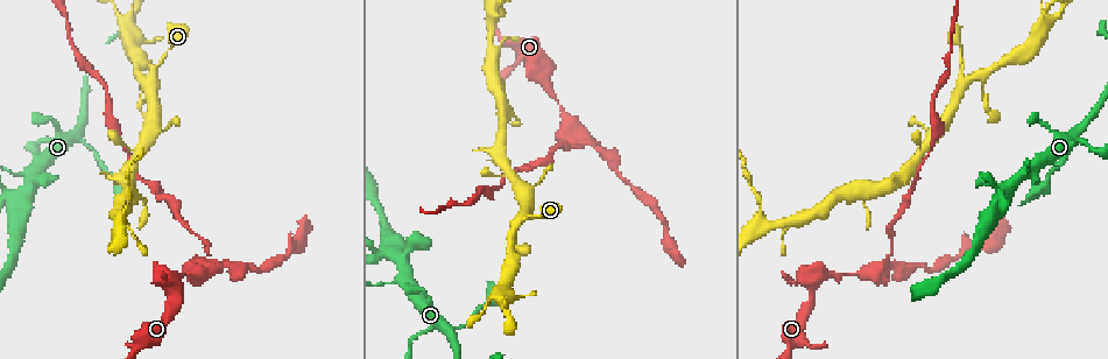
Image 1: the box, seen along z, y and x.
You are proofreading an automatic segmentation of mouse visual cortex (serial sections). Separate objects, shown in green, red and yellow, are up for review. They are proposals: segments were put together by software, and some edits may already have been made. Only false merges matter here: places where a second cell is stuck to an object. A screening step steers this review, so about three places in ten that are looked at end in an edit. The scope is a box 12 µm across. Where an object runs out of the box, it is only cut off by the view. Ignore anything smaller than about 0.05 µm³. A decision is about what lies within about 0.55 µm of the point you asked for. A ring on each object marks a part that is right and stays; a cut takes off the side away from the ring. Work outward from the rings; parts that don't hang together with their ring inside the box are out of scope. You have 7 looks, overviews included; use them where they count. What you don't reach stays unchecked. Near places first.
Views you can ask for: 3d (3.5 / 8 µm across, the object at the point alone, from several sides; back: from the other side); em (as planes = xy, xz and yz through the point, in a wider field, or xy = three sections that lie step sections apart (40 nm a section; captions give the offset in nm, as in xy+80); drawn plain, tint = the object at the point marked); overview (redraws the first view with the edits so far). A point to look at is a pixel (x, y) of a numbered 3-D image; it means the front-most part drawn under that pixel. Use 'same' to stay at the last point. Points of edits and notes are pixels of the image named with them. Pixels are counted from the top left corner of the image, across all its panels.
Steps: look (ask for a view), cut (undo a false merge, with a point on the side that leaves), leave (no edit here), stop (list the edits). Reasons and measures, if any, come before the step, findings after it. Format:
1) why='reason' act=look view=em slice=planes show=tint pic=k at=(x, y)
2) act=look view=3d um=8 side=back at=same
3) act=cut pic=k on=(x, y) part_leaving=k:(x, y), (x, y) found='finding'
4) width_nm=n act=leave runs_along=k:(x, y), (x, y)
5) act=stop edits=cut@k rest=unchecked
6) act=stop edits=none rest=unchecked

why='a narrow waist' act=look view=3d um=3.5 pic=1 at=(983, 90)

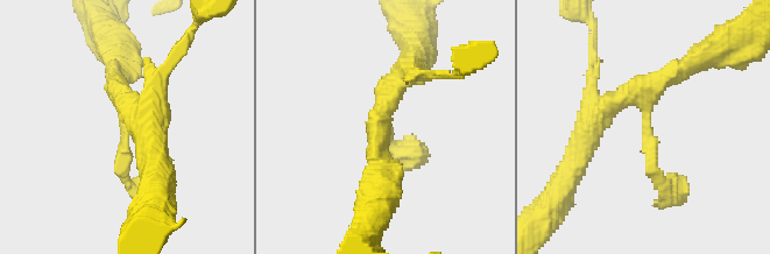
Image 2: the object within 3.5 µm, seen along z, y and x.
arms=3 arm_widths_nm=150,250,300 act=look view=em slice=xy step=1 show=tint pic=2 at=(122, 125)

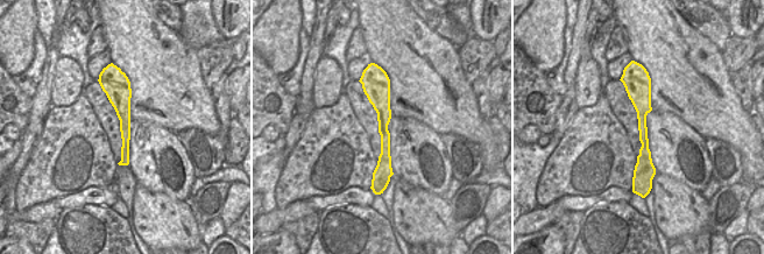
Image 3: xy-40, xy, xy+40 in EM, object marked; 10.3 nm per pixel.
act=leave runs_along=2:(599, 107), (641, 97), (650, 164), (671, 193) found='one cell here'

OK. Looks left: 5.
why='three arms meet' act=look view=3d um=3.5 pic=1 at=(88, 147)

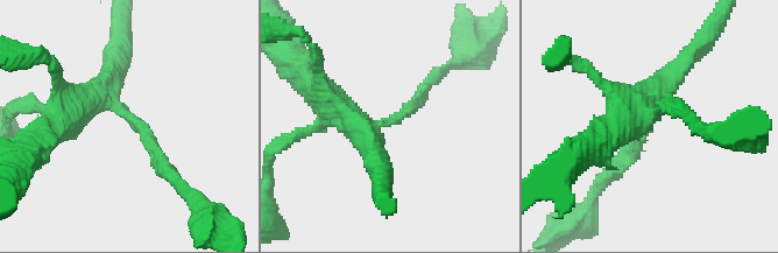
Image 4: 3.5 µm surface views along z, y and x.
arms=3 arm_widths_nm=200,350,400 act=look view=em slice=xy step=5 show=tint pic=4 at=(388, 124)

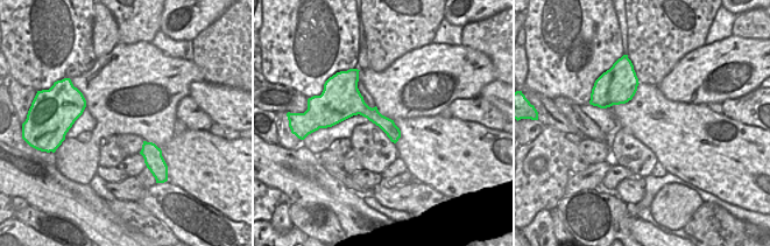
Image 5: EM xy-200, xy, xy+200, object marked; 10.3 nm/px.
act=leave found='continuous, no second cell'

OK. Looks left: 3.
why='abrupt turn' act=look view=3d um=3.5 side=back pic=1 at=(128, 25)

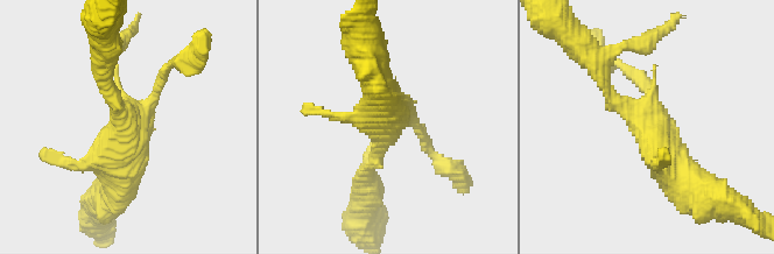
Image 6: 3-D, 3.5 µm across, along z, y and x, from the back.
why='now the EM' act=look view=em slice=planes show=tint pic=6 at=(649, 128)

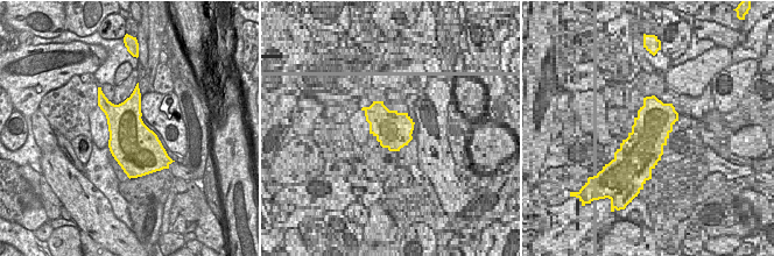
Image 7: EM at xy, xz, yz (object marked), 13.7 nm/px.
act=leave runs_along=6:(696, 185), (600, 75) found='continuous, no second cell'

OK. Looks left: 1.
act=stop edits=none rest=unchecked

